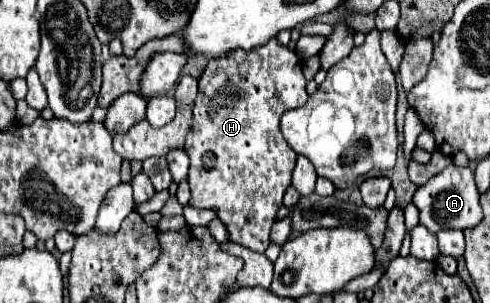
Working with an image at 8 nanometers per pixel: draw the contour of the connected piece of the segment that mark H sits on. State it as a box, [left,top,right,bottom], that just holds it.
[185,38,307,252]

